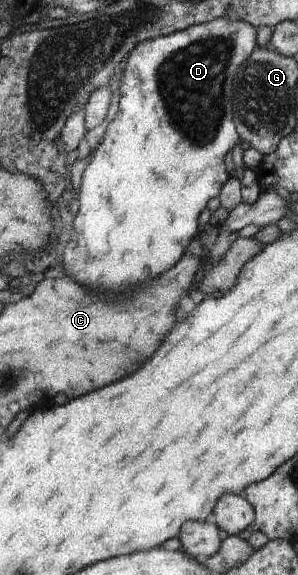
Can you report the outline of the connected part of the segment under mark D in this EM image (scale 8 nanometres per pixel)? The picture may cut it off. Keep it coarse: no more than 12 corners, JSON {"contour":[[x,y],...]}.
{"contour":[[229,16],[137,44],[63,262],[169,272],[230,179]]}

